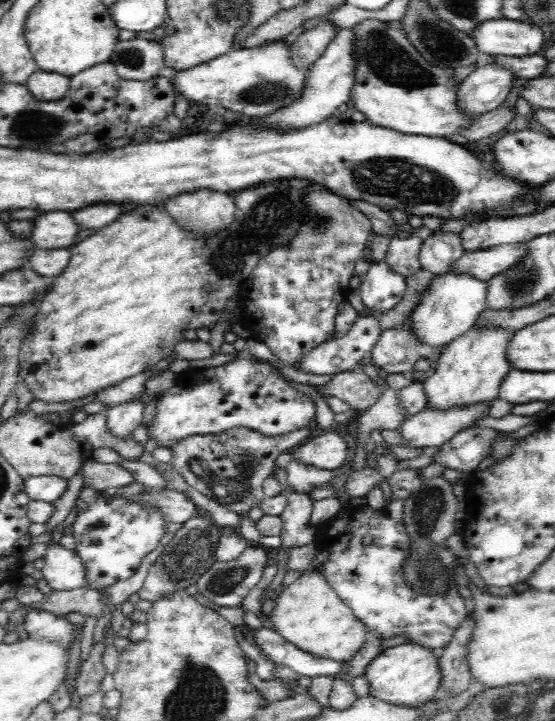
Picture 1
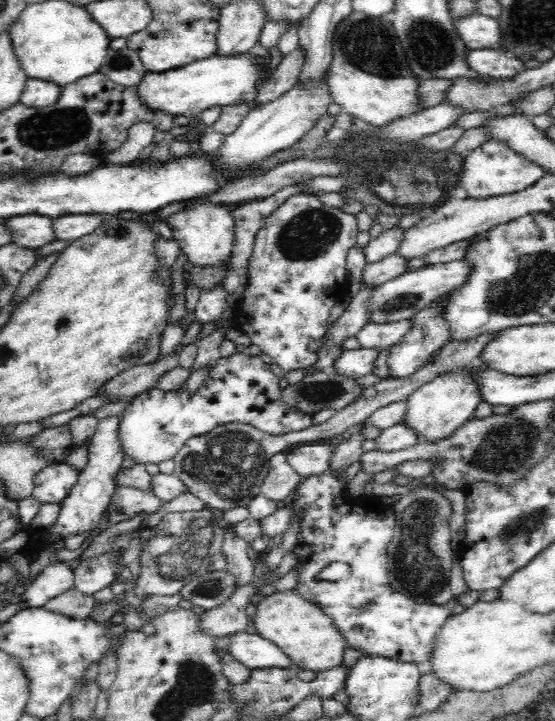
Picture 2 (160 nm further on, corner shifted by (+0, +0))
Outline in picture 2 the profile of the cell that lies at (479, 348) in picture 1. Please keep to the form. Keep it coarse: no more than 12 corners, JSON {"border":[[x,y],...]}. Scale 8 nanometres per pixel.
{"border":[[468,367],[416,388],[401,422],[416,444],[449,437],[480,402]]}

